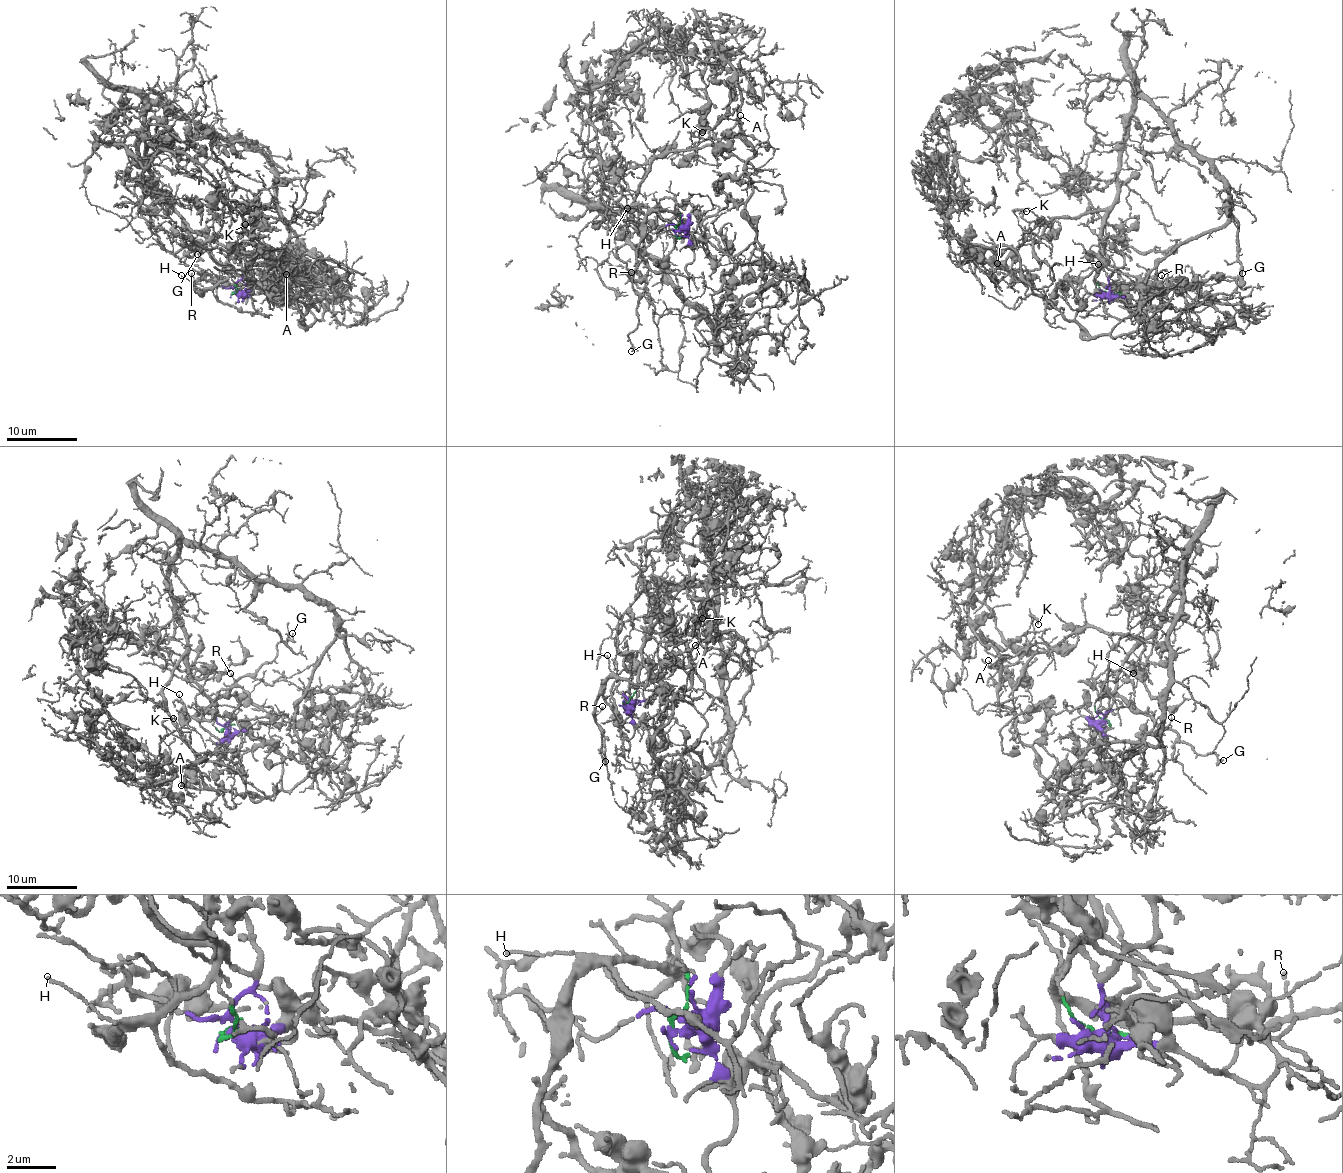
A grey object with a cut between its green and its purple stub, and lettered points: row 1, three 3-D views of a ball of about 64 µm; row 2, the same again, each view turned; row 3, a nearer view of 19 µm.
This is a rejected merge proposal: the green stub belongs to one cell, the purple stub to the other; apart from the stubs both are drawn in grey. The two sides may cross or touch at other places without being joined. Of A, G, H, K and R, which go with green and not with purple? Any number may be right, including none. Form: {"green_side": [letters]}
{"green_side": ["G", "H", "R"]}

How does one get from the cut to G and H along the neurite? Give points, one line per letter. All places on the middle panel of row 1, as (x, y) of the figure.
G: (676, 231), (680, 213), (653, 210), (646, 220), (636, 252), (633, 283), (639, 324), (628, 335), (631, 352)
H: (676, 231), (680, 213), (628, 207)

